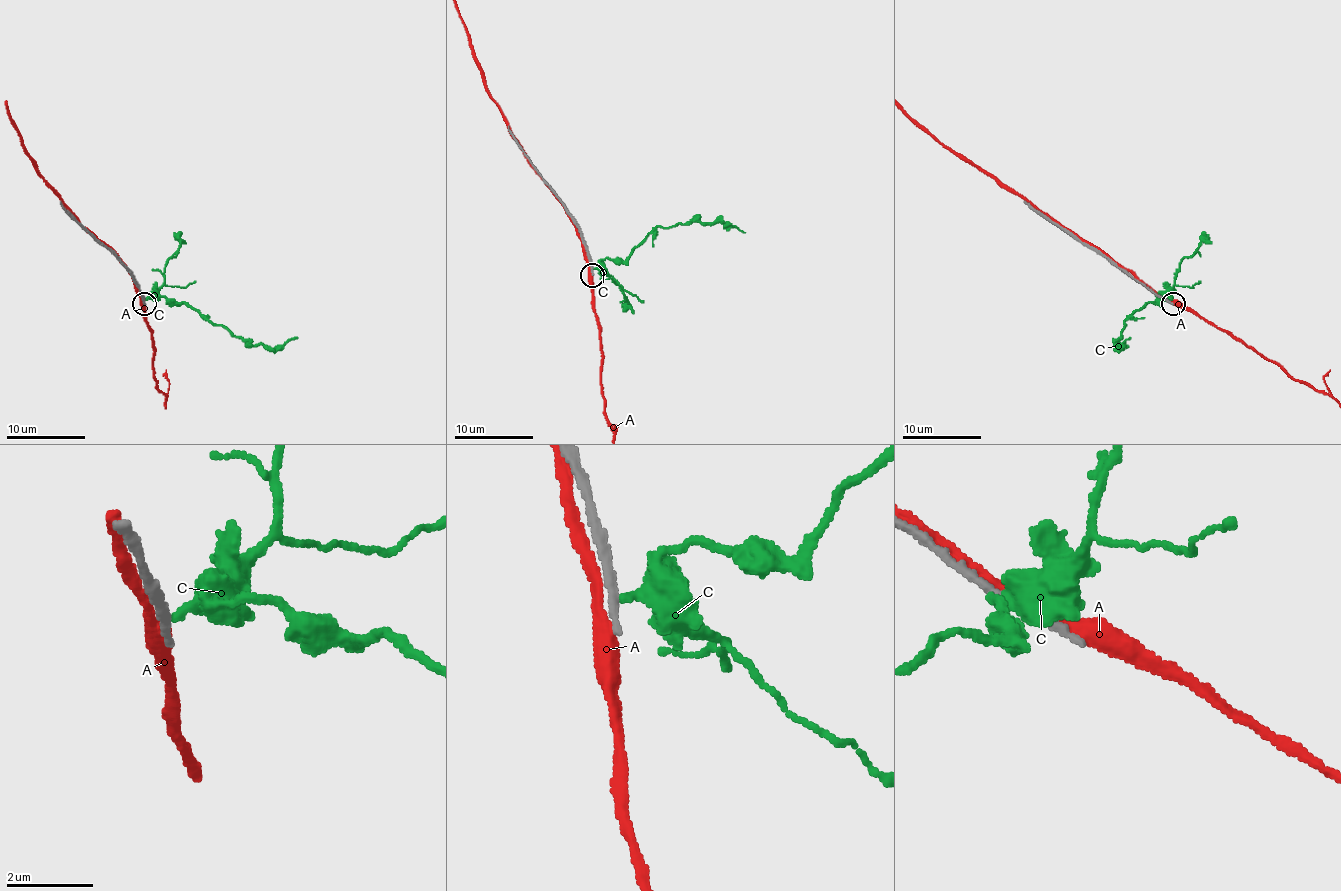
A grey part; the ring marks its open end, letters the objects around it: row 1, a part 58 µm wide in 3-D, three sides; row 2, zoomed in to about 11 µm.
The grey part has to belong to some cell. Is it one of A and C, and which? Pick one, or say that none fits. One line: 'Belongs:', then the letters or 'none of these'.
Belongs: none of these

